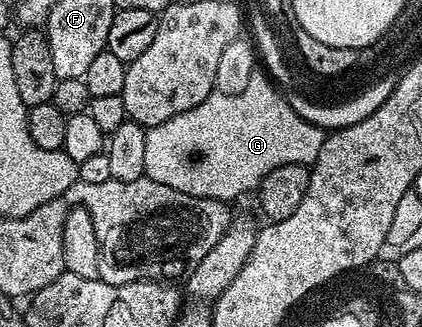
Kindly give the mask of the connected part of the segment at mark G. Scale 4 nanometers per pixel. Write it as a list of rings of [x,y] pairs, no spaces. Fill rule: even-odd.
[[[214,91],[210,99],[205,100],[199,106],[187,110],[183,114],[175,114],[172,120],[163,122],[159,126],[148,129],[145,133],[147,138],[147,150],[143,153],[145,162],[145,176],[155,182],[163,182],[163,186],[171,186],[171,190],[179,190],[188,196],[198,196],[199,198],[211,198],[212,200],[224,200],[233,202],[236,196],[241,196],[244,192],[252,193],[261,183],[261,179],[271,170],[275,170],[284,164],[312,165],[316,160],[321,144],[325,141],[326,133],[322,129],[309,121],[305,121],[299,114],[298,109],[293,107],[289,112],[247,112],[247,100],[239,102],[232,94]]]

